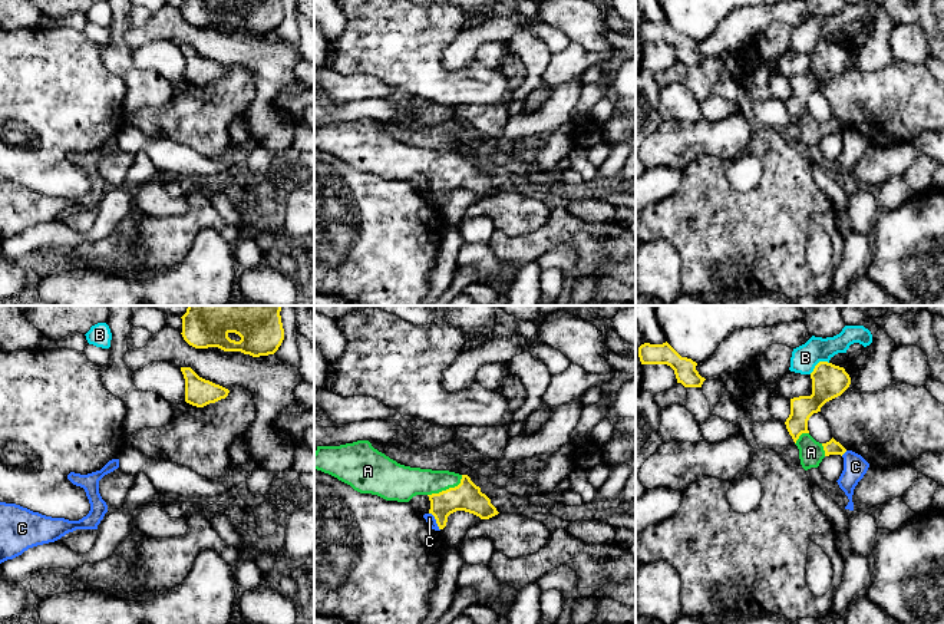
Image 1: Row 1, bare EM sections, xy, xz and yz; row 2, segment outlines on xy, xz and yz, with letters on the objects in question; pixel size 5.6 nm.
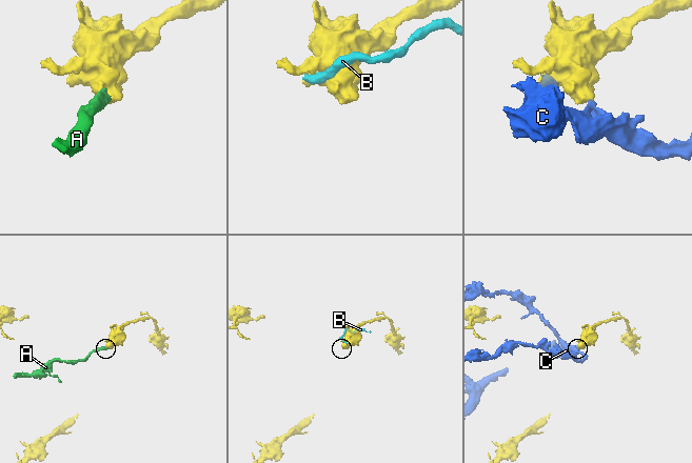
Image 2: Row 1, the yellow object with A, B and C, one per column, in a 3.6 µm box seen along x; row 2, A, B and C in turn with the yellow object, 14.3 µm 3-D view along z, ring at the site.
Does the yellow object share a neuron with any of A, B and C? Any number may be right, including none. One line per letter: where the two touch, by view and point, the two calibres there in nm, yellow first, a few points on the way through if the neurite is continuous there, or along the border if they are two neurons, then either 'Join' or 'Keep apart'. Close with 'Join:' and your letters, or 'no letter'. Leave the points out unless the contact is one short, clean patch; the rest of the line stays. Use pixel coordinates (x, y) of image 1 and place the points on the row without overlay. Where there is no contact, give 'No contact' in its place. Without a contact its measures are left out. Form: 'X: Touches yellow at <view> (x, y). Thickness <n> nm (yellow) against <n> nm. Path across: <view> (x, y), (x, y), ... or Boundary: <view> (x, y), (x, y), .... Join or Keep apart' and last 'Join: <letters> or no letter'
A: Touches yellow at xz (446, 168). Thickness 160 nm (yellow) against 190 nm. Path across: xz (466, 175), (446, 168), (432, 161), (403, 161). Join
B: Touches yellow at yz (818, 42). Thickness 190 nm (yellow) against 150 nm. Keep apart
C: Touches yellow at xz (436, 200). Thickness 160 nm (yellow) against 50 nm. Boundary: xz (429, 191), (439, 208). Keep apart
Join: A

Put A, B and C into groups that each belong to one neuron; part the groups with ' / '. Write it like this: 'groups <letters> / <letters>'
groups A / B / C

